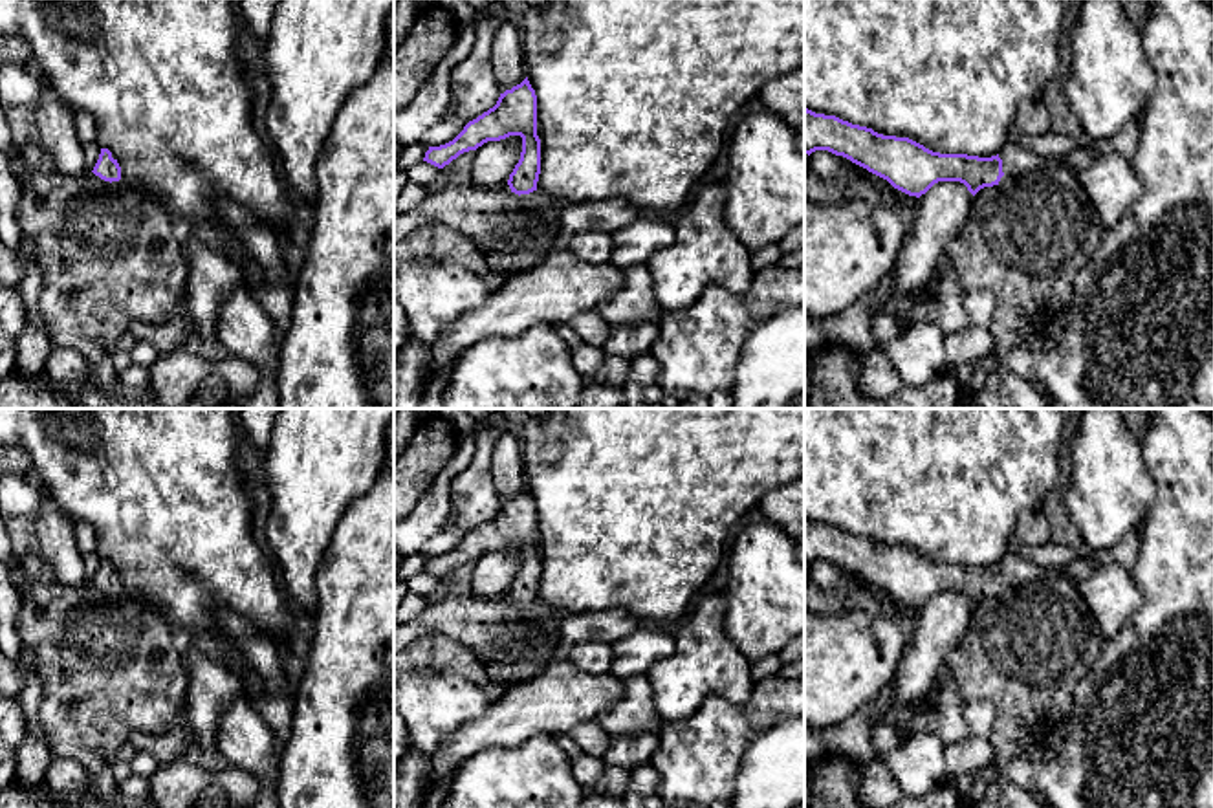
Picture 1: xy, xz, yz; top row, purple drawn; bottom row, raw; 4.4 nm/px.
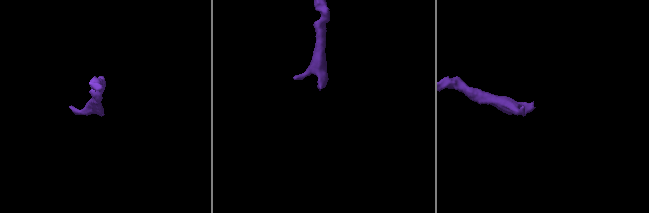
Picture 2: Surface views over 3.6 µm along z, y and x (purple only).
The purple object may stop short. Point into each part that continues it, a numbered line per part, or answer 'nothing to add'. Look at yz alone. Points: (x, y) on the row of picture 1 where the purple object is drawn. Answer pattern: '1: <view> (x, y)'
1: yz (1016, 160)

